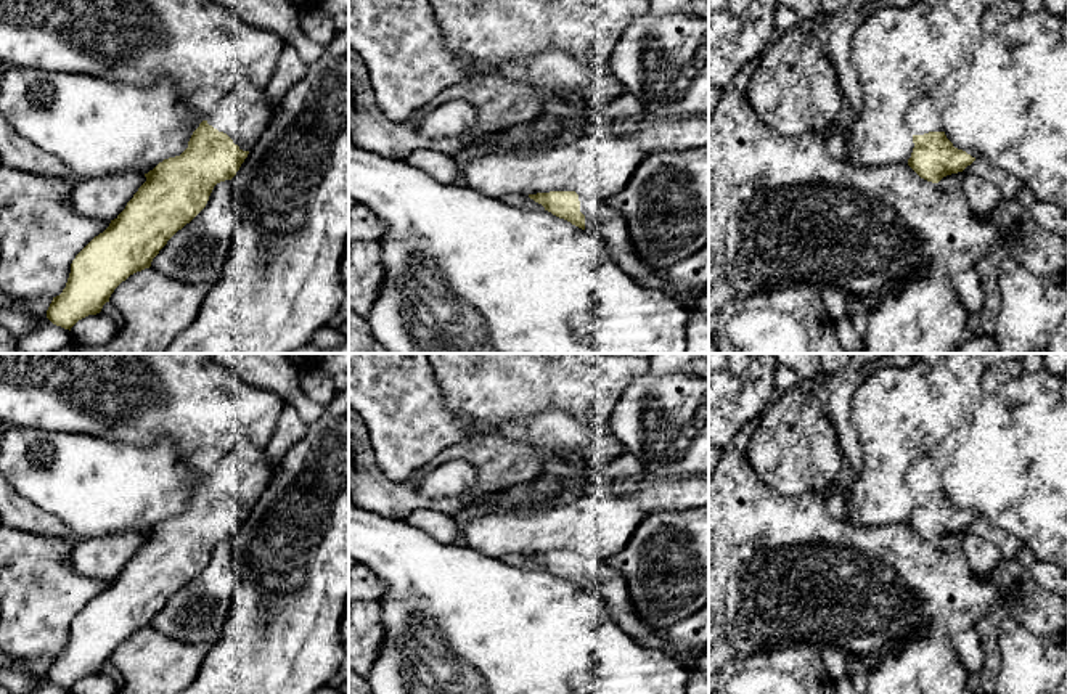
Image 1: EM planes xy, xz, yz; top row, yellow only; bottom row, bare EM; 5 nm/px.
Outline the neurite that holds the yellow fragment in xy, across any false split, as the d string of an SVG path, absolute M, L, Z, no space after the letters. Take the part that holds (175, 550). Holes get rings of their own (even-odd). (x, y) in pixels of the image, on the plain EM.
M239 442L227 451L193 492L188 508L145 533L146 541L125 569L76 615L66 647L53 657L47 678L71 691L79 680L100 673L114 649L130 635L149 628L167 601L206 567L214 546L236 535L278 464L251 442Z

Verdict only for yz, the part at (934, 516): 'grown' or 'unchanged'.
grown

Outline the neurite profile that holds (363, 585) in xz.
M355 562L349 570L349 604L358 601L378 601L386 591L386 582L370 567Z

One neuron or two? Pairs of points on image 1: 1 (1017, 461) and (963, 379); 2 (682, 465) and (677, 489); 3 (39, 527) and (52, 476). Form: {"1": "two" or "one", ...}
{"1": "two", "2": "two", "3": "two"}

